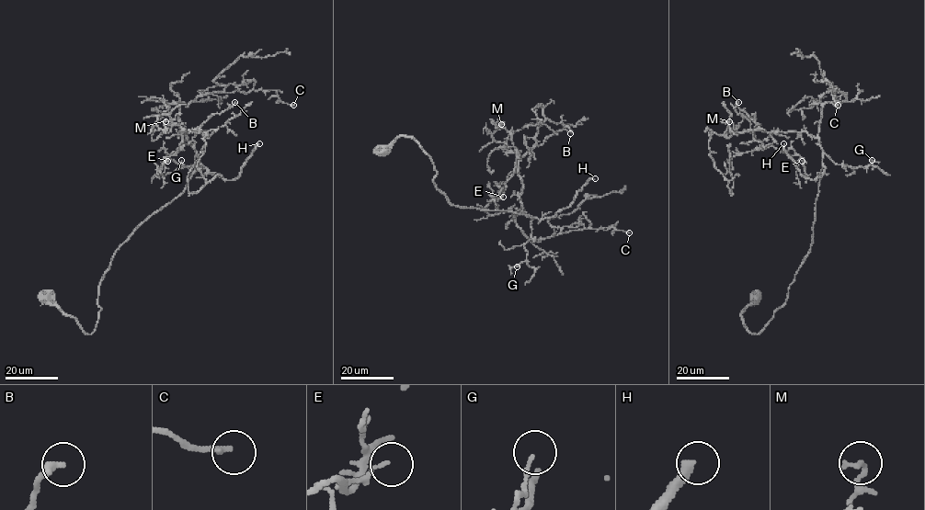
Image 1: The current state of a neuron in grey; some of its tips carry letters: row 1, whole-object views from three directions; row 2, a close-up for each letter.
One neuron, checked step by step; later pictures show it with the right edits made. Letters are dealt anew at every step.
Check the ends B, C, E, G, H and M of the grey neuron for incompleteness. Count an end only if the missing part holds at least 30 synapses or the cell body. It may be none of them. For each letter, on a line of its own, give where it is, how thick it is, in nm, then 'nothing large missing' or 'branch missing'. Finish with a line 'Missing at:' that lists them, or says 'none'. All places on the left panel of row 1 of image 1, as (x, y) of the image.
B: place (234, 102); calibre 300 nm; nothing large missing
C: place (293, 105); calibre 180 nm; nothing large missing
E: place (167, 161); calibre 110 nm; nothing large missing
G: place (181, 160); calibre 110 nm; nothing large missing
H: place (259, 143); calibre 280 nm; branch missing
M: place (165, 121); calibre 160 nm; nothing large missing
Missing at: H

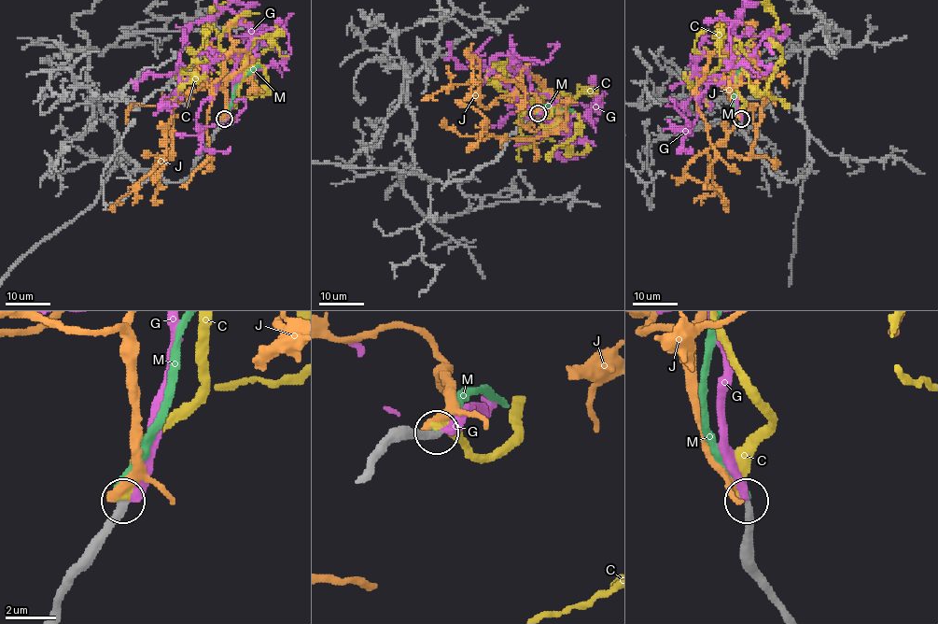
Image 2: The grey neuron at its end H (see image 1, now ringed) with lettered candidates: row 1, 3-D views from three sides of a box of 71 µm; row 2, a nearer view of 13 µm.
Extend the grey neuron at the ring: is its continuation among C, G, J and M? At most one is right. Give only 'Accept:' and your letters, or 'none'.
Accept: none

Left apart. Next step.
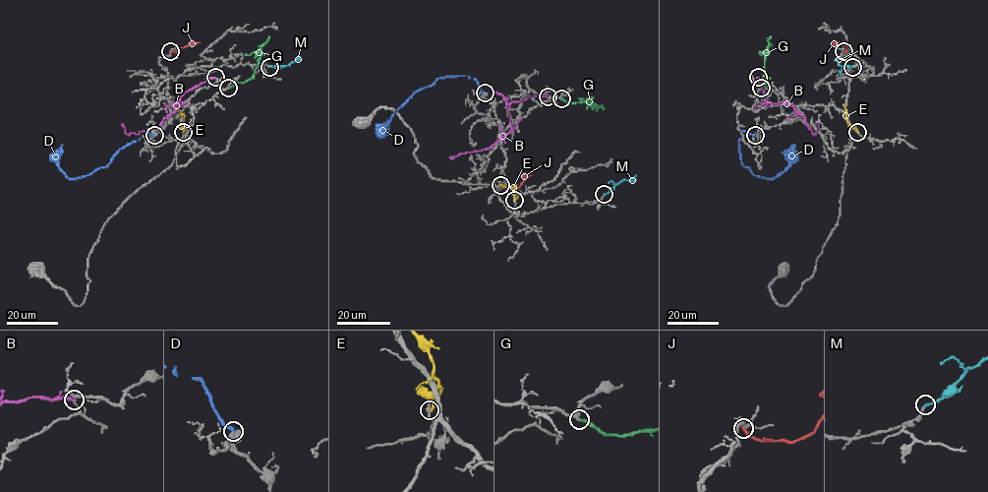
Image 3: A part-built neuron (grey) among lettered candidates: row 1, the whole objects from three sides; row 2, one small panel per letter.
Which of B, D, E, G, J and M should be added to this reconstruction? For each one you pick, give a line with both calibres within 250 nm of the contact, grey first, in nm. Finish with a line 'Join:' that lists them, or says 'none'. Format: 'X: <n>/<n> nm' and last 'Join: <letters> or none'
G: 280/240 nm
M: 190/200 nm
Join: G, M

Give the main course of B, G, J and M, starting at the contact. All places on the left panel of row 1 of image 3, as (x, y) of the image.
B: (215, 78), (183, 94), (178, 102), (181, 103), (155, 128), (126, 134), (121, 123)
G: (228, 88), (253, 76), (261, 53), (245, 55)
J: (170, 51), (200, 41)
M: (269, 66), (288, 66), (300, 60)

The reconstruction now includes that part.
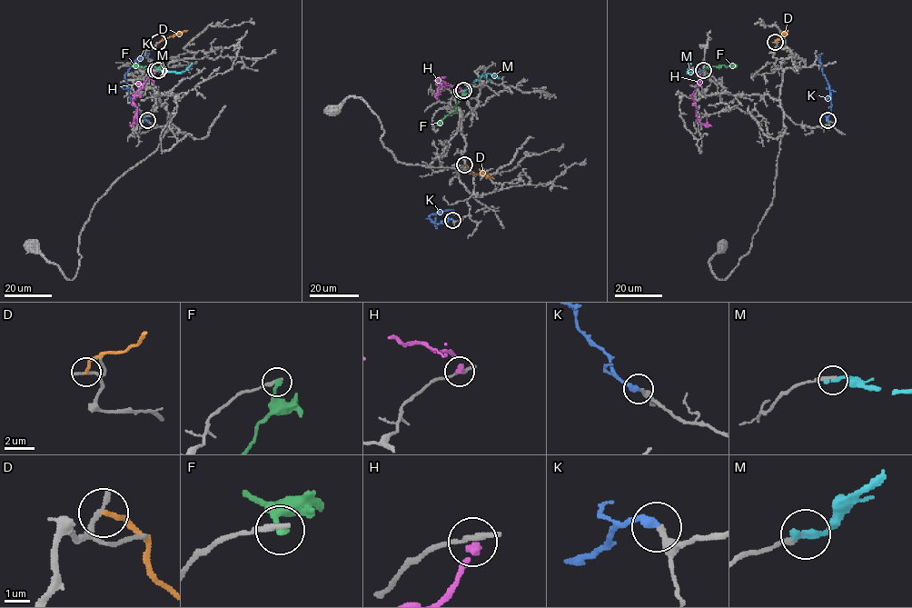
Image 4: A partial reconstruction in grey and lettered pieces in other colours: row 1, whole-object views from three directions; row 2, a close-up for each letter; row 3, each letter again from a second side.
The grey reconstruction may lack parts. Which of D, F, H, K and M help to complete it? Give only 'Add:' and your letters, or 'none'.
Add: K

